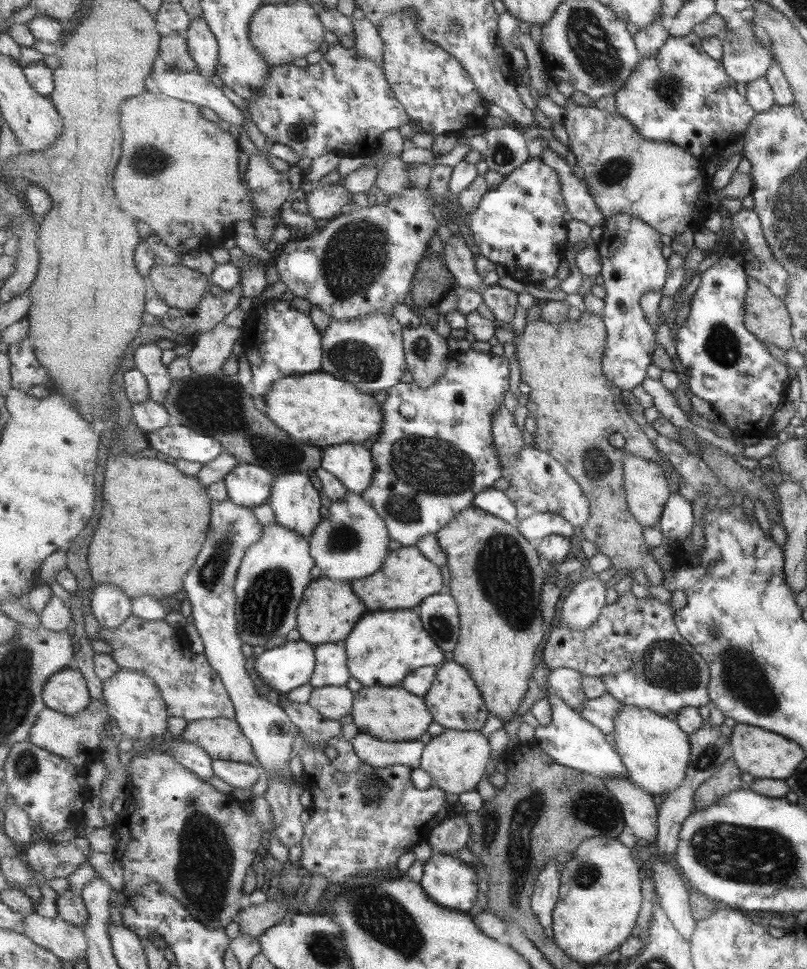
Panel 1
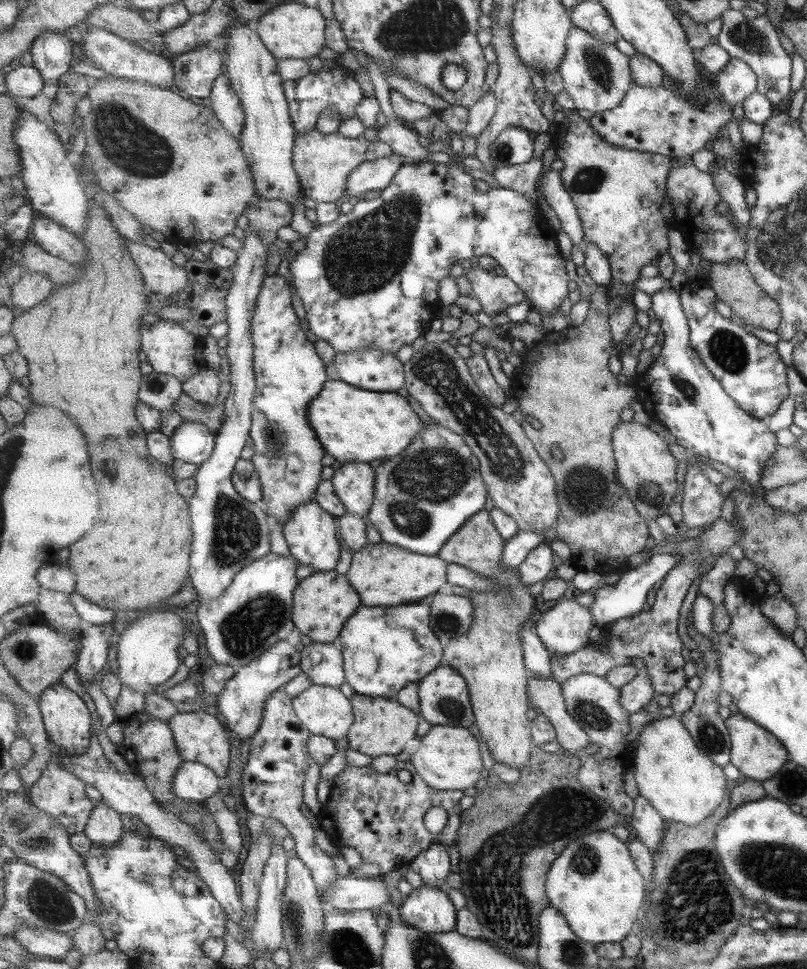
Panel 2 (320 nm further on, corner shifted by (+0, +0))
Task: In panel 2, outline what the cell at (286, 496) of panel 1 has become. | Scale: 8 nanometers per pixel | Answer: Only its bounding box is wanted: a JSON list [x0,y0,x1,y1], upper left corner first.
[283,499,341,572]

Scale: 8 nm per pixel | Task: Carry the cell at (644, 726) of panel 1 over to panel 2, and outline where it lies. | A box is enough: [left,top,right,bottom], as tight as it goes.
[633,716,729,827]

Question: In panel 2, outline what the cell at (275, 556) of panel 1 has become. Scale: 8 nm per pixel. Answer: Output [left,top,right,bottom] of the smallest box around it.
[198,553,301,670]

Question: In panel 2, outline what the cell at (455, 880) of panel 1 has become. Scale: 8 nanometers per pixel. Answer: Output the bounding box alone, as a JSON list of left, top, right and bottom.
[398,884,458,933]

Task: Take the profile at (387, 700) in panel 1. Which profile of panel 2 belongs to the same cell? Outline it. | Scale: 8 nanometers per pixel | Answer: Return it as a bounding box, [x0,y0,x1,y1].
[347,693,419,758]

